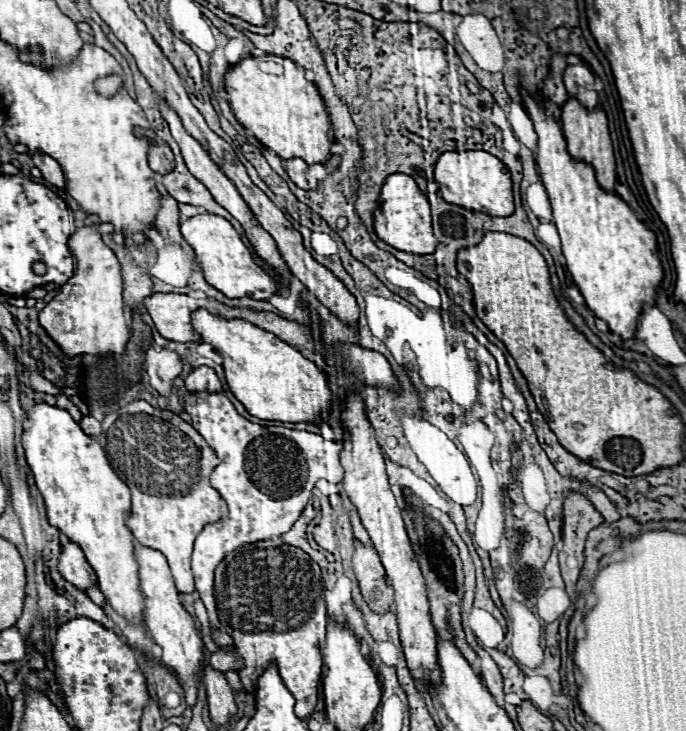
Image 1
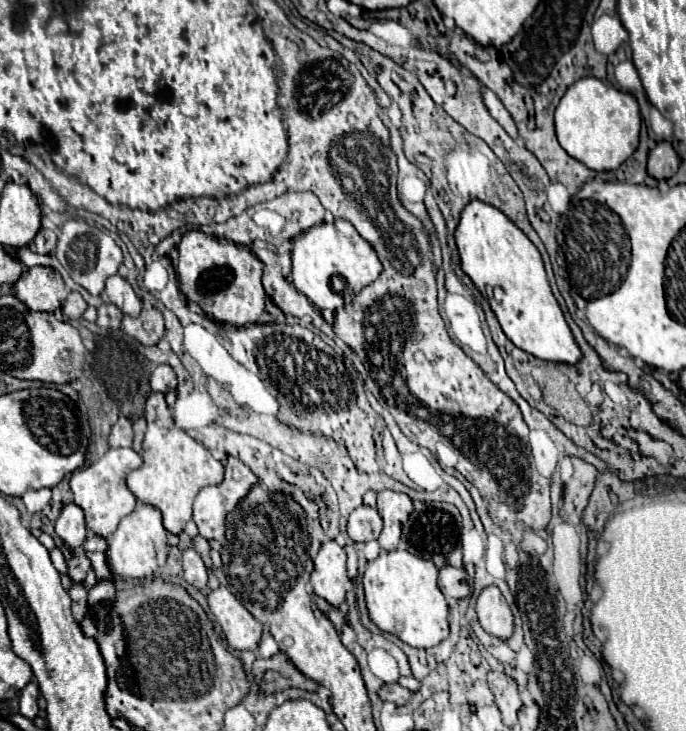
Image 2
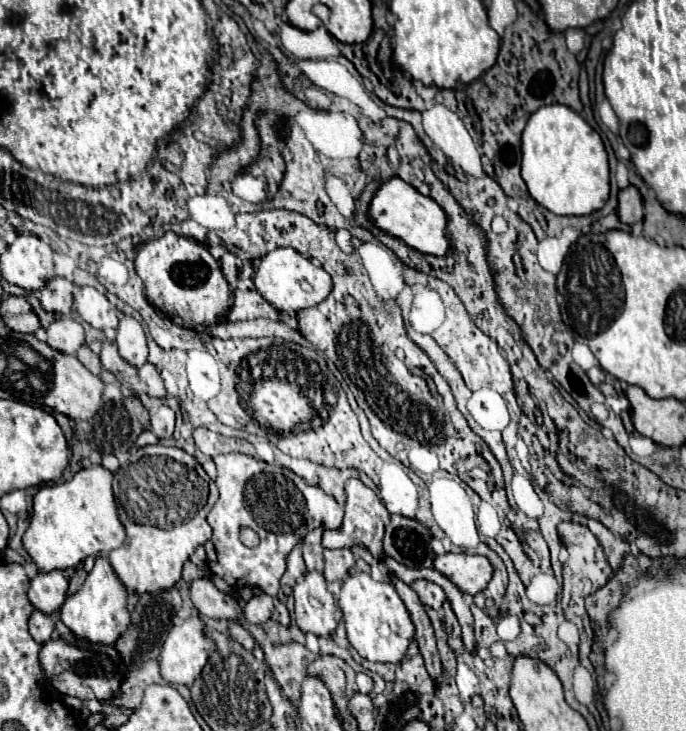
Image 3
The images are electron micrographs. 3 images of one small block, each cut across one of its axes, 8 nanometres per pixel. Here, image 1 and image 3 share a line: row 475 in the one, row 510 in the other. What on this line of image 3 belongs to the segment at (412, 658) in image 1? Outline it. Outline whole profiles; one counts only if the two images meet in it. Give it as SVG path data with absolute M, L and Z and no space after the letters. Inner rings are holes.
M350 478L346 482L346 510L344 522L340 530L324 530L322 546L324 548L350 548L354 544L366 546L368 550L382 550L382 536L384 536L384 518L388 518L388 510L382 500L364 486L358 478Z

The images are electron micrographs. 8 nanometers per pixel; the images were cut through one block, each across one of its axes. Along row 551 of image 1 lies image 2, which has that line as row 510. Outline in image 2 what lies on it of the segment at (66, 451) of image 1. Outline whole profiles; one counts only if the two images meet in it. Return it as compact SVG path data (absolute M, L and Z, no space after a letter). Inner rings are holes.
M110 448L98 462L72 474L69 481L70 492L74 494L74 504L84 510L86 528L90 532L108 538L116 530L118 522L136 508L136 498L126 486L126 476L140 466L142 458L132 448Z

